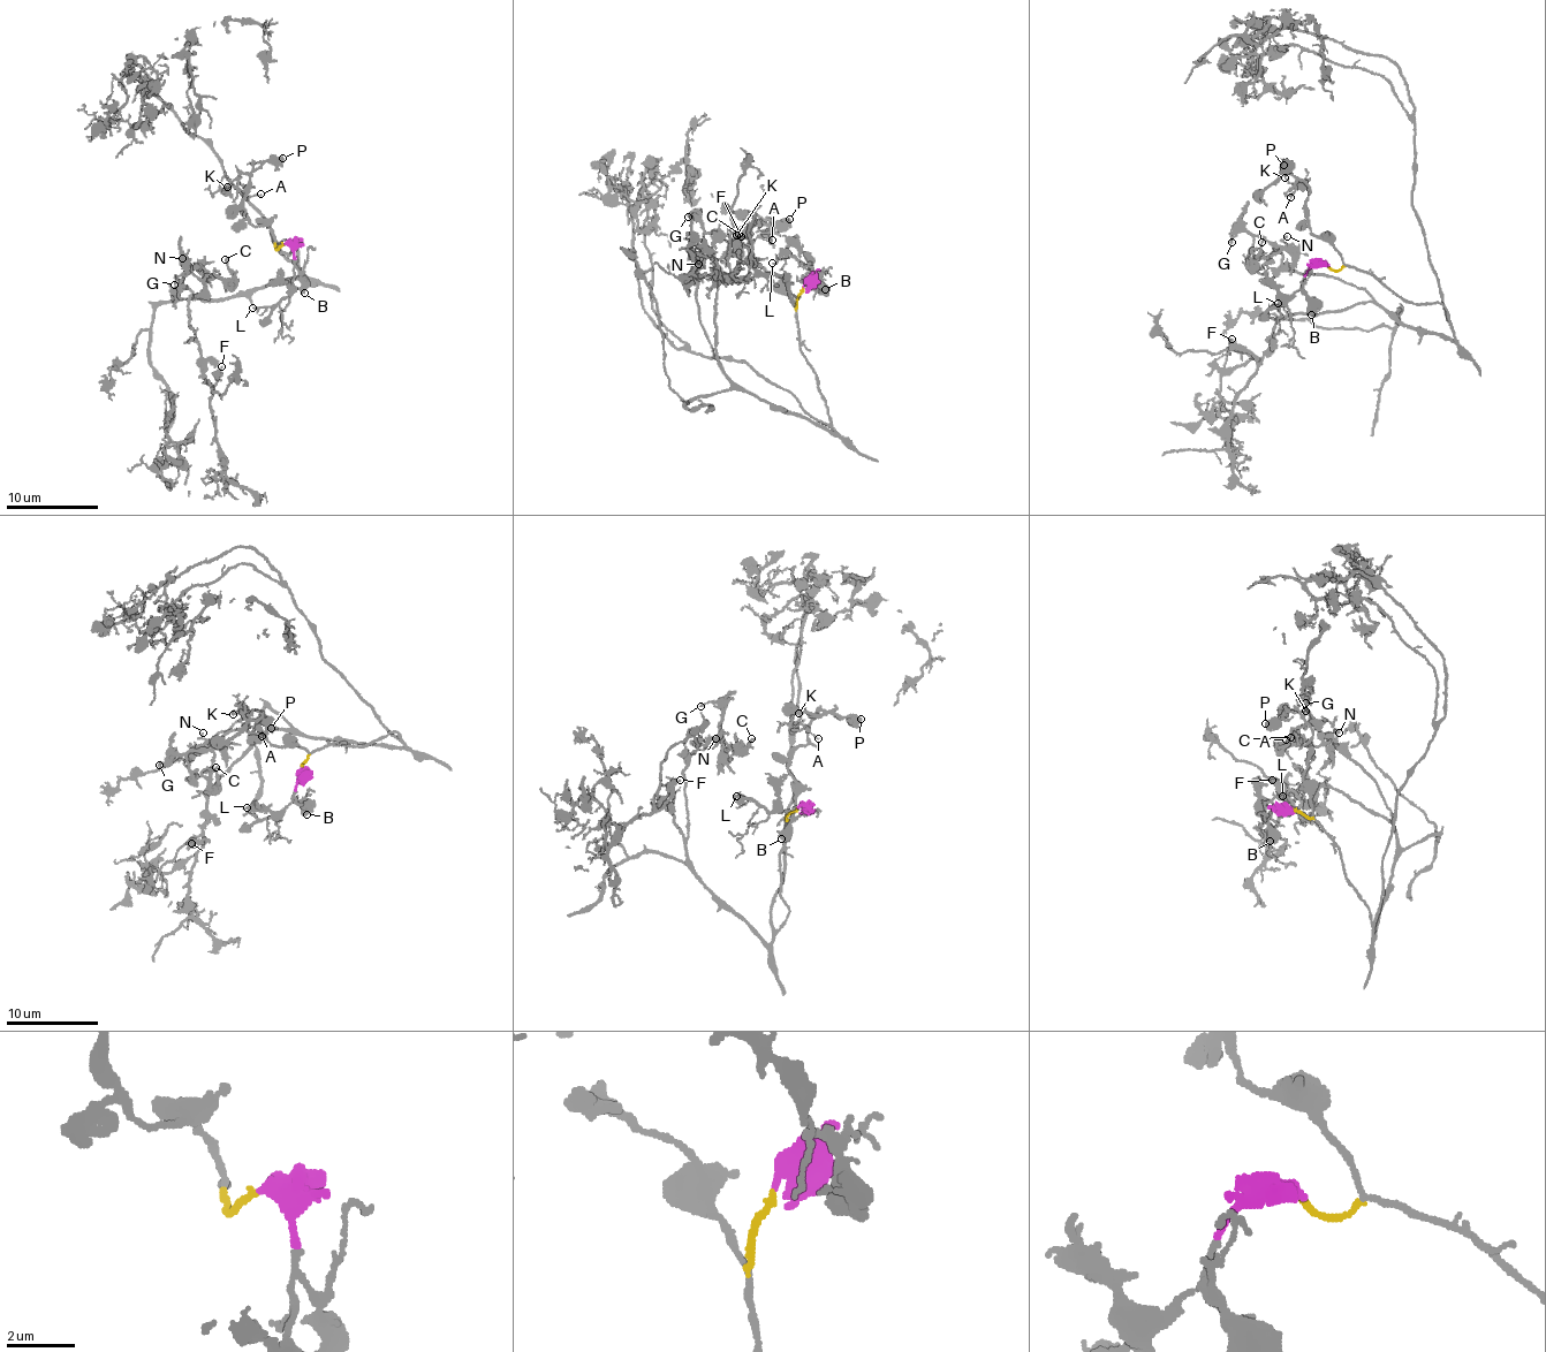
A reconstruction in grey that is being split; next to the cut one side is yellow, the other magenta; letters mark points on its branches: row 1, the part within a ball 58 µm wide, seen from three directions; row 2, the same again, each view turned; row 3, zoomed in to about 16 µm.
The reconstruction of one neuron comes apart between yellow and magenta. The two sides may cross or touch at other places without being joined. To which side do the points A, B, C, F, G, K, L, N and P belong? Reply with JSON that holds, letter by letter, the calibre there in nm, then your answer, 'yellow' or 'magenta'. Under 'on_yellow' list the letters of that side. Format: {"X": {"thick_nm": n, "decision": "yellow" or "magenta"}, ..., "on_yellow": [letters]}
{"A": {"thick_nm": 90, "decision": "yellow"}, "B": {"thick_nm": 550, "decision": "magenta"}, "C": {"thick_nm": 150, "decision": "yellow"}, "F": {"thick_nm": 220, "decision": "yellow"}, "G": {"thick_nm": 130, "decision": "yellow"}, "K": {"thick_nm": 130, "decision": "yellow"}, "L": {"thick_nm": 80, "decision": "magenta"}, "N": {"thick_nm": 140, "decision": "yellow"}, "P": {"thick_nm": 420, "decision": "yellow"}, "on_yellow": ["A", "C", "F", "G", "K", "N", "P"]}

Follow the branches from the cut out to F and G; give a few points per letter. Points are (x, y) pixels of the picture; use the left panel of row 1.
F: (283, 243), (277, 250), (274, 238), (288, 255), (296, 243), (298, 273), (190, 297), (211, 382), (222, 365)
G: (283, 243), (298, 273), (205, 302), (175, 295), (190, 265), (174, 285)

